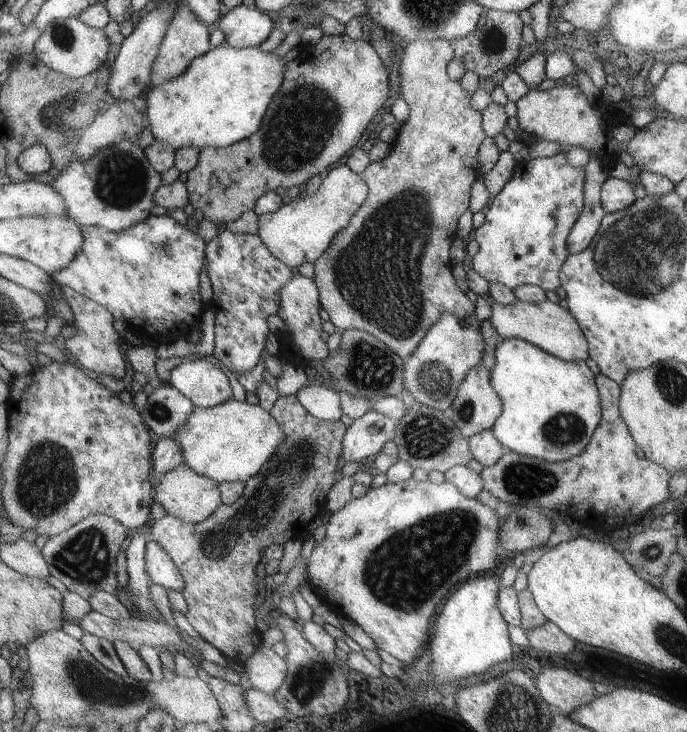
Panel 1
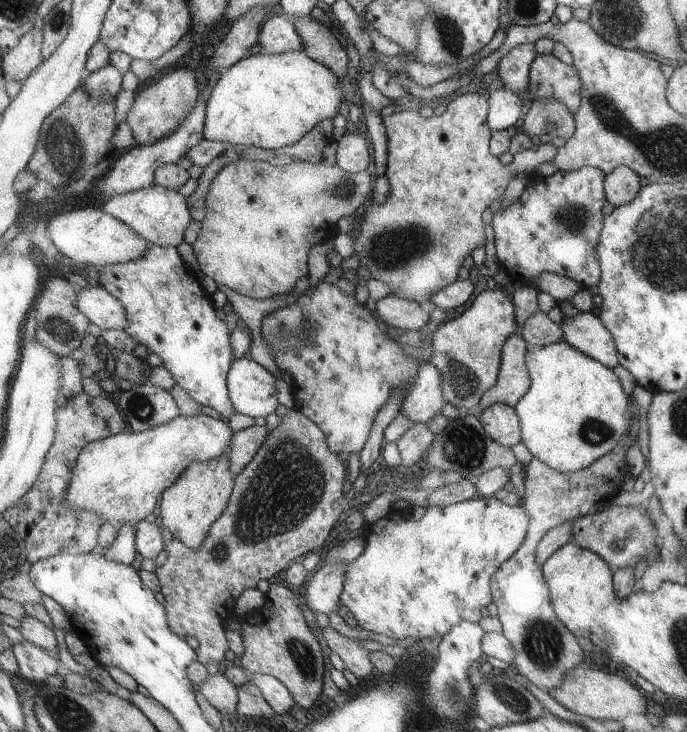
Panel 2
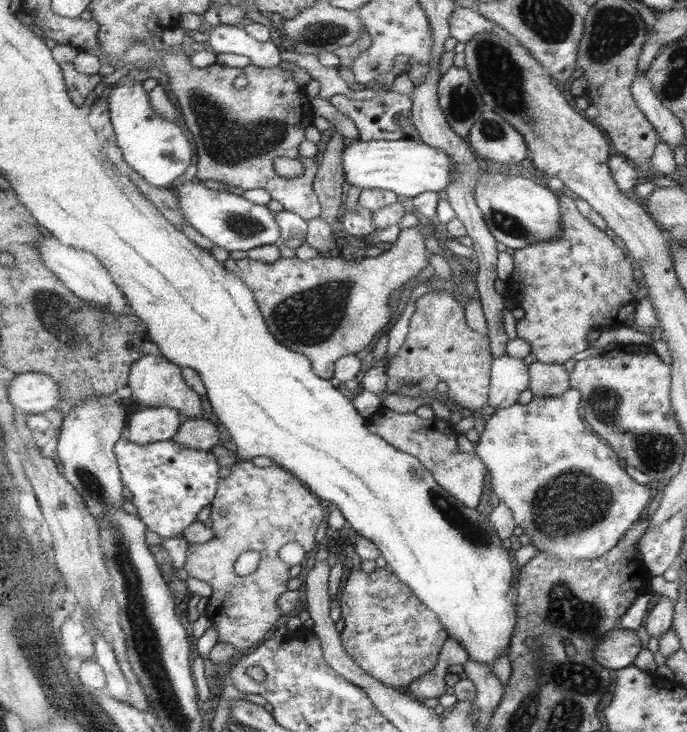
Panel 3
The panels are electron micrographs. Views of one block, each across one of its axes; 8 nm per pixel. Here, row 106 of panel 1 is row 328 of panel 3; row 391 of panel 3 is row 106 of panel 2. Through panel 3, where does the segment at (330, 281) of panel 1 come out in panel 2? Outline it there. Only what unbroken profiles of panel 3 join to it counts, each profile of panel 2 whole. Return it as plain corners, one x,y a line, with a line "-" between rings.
475,92
455,98
441,116
423,118
417,108
383,116
389,130
389,170
385,176
389,178
391,190
383,204
375,204
373,200
367,206
367,212
361,214
361,222
357,224
359,236
355,238
355,256
359,258
359,268
367,270
369,280
391,286
391,294
419,302
425,308
433,308
435,296
447,286
459,282
463,260
471,256
477,246
485,244
487,224
483,222
483,212
487,208
497,208
509,178
517,172
529,174
535,166
553,160
557,148
543,144
517,152
513,162
503,166
491,152
495,132
489,124
489,114
491,100
483,92

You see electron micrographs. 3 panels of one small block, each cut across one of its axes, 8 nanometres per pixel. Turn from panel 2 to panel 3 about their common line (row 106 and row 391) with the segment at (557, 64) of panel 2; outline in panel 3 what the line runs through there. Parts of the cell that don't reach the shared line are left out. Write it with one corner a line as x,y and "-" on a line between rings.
569,388
561,396
533,396
529,404
513,404
489,412
477,454
491,472
493,492
513,514
513,522
531,538
539,554
557,556
559,562
589,562
605,556
621,542
627,528
637,522
651,498
649,486
633,482
617,462
617,456
583,424
581,392

